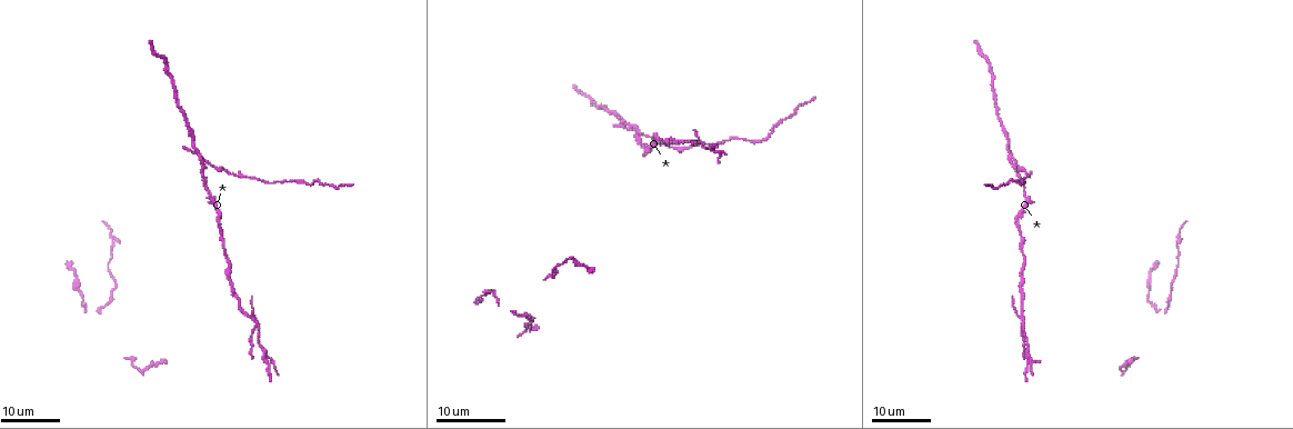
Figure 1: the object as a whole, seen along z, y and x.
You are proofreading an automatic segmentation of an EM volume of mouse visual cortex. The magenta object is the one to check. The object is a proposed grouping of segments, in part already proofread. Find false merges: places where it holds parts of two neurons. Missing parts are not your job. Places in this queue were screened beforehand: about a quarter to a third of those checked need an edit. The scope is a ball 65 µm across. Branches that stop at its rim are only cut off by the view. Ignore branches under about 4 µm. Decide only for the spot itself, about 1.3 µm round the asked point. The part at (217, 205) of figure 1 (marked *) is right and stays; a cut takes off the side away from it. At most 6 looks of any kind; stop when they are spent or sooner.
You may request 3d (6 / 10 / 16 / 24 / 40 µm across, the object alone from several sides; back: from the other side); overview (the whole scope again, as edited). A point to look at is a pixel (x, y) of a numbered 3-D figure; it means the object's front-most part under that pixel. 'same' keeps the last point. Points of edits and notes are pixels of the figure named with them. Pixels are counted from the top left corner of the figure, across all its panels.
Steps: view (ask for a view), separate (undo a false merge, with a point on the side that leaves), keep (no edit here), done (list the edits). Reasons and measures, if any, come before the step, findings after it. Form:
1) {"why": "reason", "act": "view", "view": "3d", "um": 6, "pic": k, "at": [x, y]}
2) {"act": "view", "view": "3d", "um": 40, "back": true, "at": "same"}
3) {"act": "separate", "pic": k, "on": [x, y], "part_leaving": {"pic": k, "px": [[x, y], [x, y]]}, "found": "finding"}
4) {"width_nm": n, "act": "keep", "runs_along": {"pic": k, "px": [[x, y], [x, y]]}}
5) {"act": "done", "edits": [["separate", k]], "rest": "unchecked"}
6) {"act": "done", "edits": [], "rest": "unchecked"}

{"why": "branch point", "act": "view", "view": "3d", "um": 24, "pic": 1, "at": [1030, 197]}

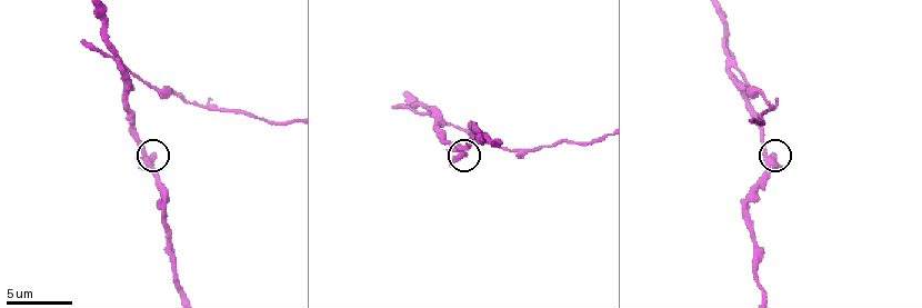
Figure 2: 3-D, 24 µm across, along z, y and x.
{"act": "view", "view": "3d", "um": 10, "pic": 2, "at": [771, 162]}

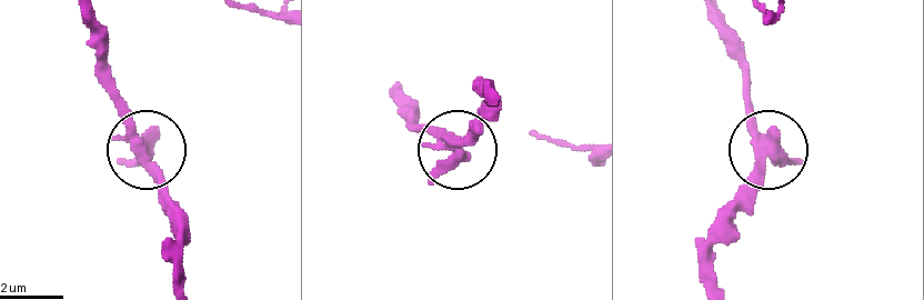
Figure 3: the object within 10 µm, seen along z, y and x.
{"width_nm": 320, "act": "keep", "runs_along": {"pic": 3, "px": [[161, 173], [103, 91]]}, "found": "one neuron here"}

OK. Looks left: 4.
{"why": "three arms meet", "act": "view", "view": "3d", "um": 16, "pic": 1, "at": [258, 323]}

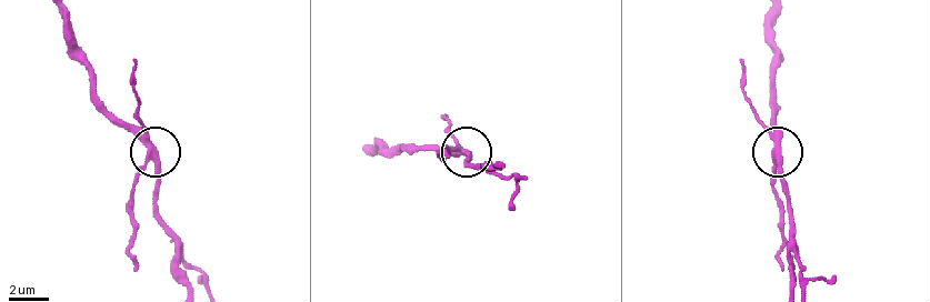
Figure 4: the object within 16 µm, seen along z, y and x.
{"act": "view", "view": "3d", "um": 10, "pic": 4, "at": [150, 159]}

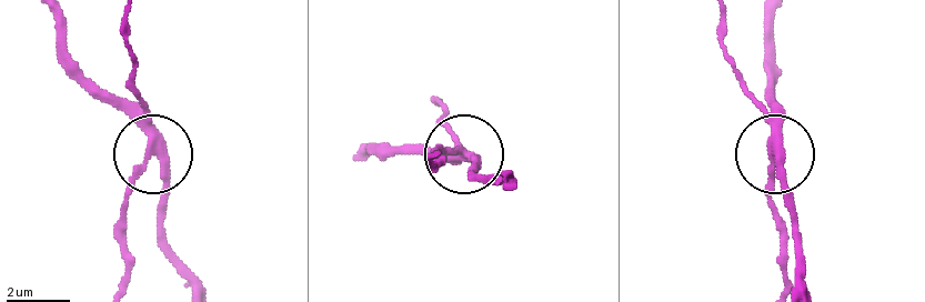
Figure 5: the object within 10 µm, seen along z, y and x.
{"width_nm": 260, "act": "separate", "pic": 5, "on": [130, 178], "part_leaving": {"pic": 5, "px": [[151, 139], [128, 208], [128, 287]]}, "found": "two neurons meet here"}

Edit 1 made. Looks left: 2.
{"act": "done", "edits": [["separate", 5]], "rest": "unchecked"}

